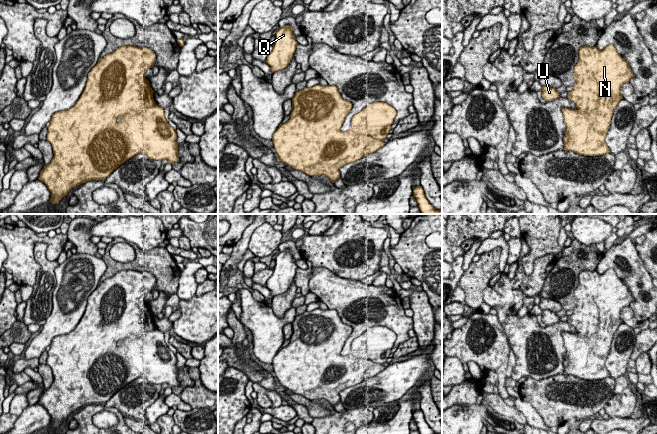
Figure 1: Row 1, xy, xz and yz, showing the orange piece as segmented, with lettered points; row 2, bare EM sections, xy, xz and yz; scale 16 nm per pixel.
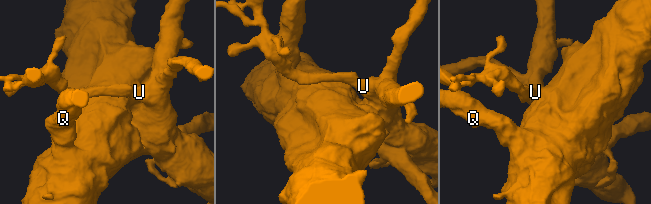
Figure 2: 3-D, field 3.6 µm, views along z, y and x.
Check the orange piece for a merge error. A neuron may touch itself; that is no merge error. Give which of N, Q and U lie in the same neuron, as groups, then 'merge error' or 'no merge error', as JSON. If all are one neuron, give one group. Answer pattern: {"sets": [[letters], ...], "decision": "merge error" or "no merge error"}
{"sets": [["N", "Q"], ["U"]], "decision": "merge error"}

